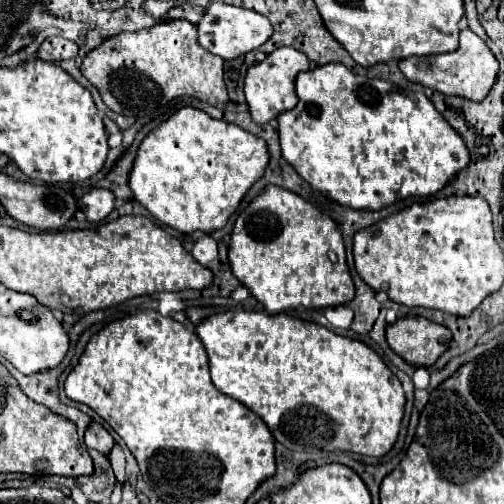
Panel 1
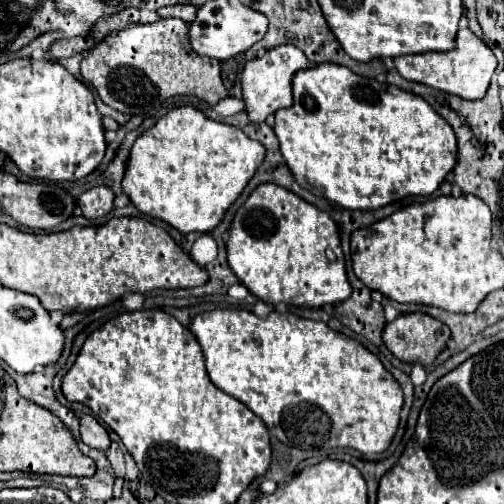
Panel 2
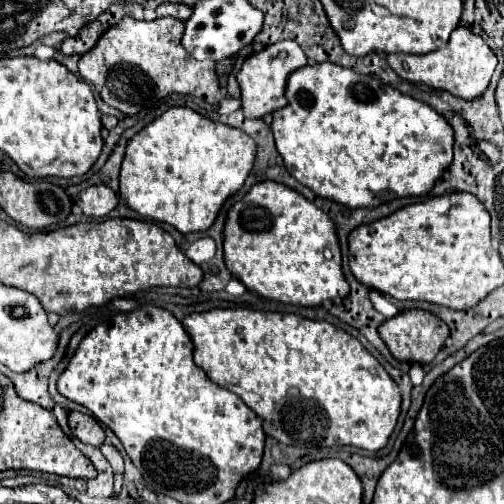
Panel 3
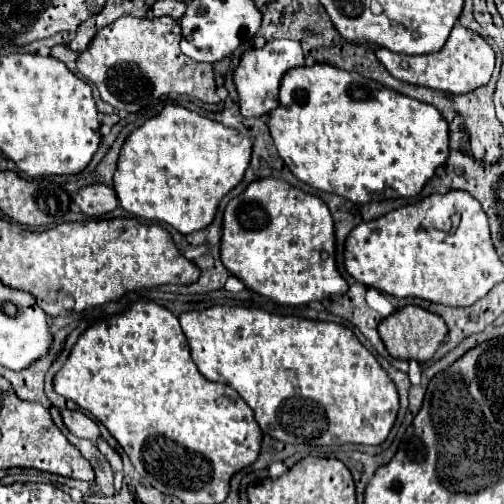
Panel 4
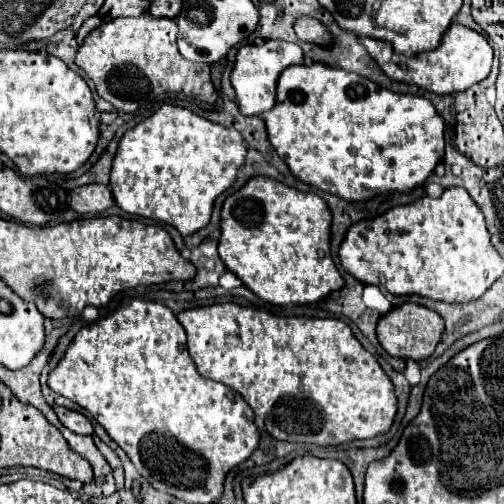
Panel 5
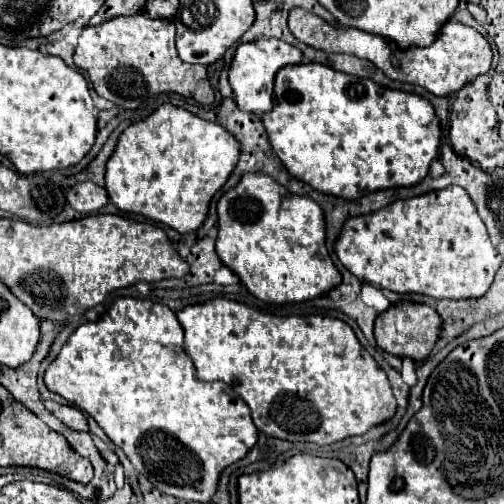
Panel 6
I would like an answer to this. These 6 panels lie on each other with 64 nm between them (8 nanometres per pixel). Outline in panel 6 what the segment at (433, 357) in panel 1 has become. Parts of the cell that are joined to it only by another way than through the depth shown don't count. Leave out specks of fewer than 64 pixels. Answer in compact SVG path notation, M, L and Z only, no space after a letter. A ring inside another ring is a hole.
M402 300L398 304L392 304L386 312L378 314L374 336L376 336L378 346L392 356L424 360L432 352L432 348L438 340L440 326L442 326L442 318L430 306Z

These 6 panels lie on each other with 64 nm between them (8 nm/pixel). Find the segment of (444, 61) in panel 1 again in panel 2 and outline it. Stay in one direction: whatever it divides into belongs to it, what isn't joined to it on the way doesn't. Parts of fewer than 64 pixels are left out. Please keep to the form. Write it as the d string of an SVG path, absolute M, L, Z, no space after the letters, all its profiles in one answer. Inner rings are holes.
M460 28L456 36L456 48L450 52L426 52L420 56L404 56L404 64L400 68L400 74L406 80L420 82L426 86L432 86L436 90L460 96L464 100L480 100L484 98L492 74L496 70L496 56L494 52L478 38L474 36L468 28Z

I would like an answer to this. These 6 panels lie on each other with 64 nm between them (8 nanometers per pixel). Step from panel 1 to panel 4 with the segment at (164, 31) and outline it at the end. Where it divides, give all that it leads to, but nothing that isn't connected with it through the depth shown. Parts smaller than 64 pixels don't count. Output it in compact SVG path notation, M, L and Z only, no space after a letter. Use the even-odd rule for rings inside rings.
M122 16L108 28L102 28L92 40L92 46L78 56L78 72L86 80L94 82L102 100L118 112L138 112L148 102L170 92L188 94L202 102L218 104L220 98L216 94L212 64L194 62L184 56L180 50L180 38L182 28L170 16L152 20Z

